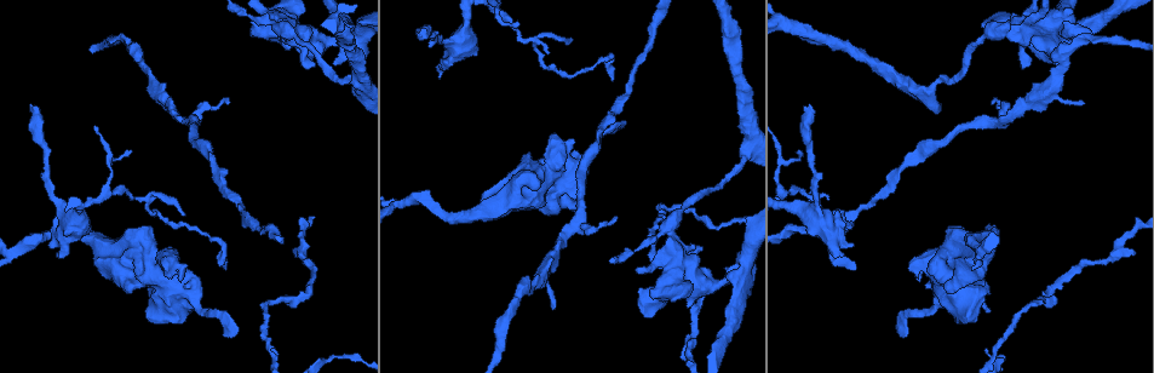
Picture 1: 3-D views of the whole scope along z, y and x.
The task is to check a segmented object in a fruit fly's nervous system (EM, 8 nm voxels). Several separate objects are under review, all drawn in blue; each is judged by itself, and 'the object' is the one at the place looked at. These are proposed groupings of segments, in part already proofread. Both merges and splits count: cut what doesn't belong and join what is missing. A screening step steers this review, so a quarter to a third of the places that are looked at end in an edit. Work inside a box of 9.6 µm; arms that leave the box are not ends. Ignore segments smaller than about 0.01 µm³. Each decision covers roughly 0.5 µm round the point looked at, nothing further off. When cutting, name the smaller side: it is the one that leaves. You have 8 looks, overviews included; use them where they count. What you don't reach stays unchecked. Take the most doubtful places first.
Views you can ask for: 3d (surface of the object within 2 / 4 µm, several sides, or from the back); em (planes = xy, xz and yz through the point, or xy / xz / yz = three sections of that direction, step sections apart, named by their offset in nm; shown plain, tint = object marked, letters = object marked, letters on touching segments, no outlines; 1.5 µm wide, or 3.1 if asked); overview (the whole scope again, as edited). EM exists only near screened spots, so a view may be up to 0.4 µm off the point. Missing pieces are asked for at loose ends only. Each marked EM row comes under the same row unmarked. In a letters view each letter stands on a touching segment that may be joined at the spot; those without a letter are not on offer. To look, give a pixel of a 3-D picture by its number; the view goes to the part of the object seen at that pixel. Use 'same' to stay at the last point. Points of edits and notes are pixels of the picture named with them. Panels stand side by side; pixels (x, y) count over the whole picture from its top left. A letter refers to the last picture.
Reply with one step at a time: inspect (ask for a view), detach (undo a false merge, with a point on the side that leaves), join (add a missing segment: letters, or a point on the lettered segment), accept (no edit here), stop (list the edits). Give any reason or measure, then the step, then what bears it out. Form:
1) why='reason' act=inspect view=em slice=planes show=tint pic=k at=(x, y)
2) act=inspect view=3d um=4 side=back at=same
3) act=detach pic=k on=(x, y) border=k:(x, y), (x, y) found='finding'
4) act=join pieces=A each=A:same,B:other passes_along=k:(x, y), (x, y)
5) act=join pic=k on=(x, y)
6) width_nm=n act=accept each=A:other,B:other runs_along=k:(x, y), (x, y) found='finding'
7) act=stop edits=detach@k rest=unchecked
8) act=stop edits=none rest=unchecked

why='free end' act=inspect view=3d um=2 pic=1 at=(30, 105)

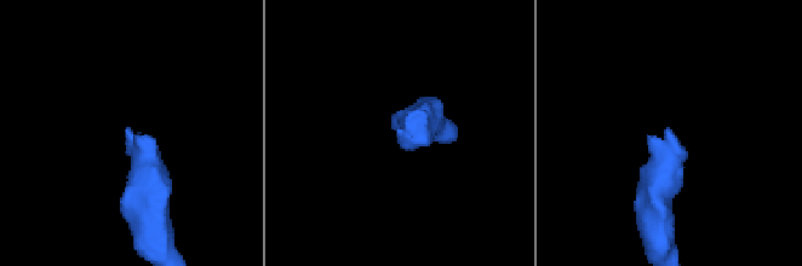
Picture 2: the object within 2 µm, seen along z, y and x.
act=inspect view=em slice=planes show=letters pic=2 at=(401, 130)

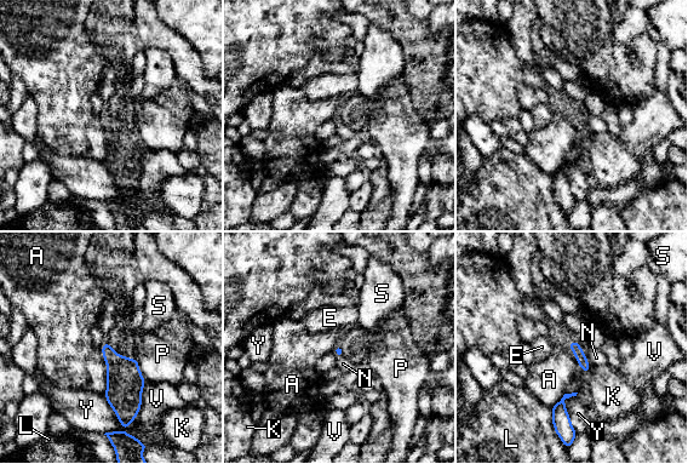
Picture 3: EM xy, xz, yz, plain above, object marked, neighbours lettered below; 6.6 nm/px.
act=accept each=A:other,E:other,K:other,L:other,N:other,P:other,S:other,V:other,Y:other found='none of them fits'

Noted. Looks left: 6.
why='arms part here' act=inspect view=3d um=4 pic=1 at=(184, 123)

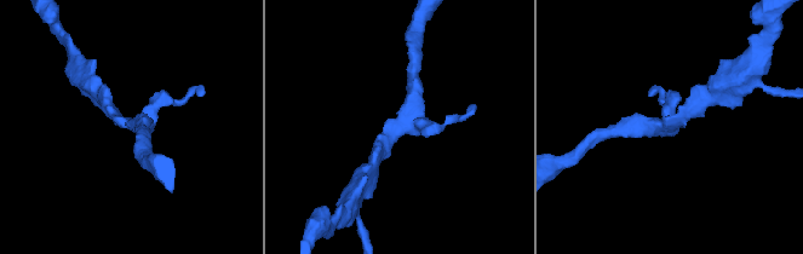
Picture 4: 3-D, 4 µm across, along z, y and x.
why='now the EM' act=inspect view=em slice=planes show=letters pic=4 at=(406, 121)

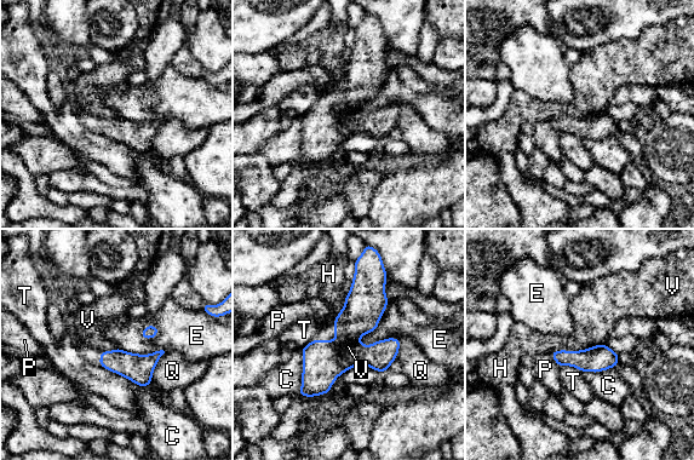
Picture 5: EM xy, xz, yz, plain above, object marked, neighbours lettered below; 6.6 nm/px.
act=accept each=C:other,E:other,H:other,P:other,Q:other,T:other,V:other border=5:(302, 349), (302, 386), (297, 394) found='continuous, no second neuron'

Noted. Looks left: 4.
why='sharp bend' act=inspect view=em slice=planes show=tint pic=1 at=(282, 30)

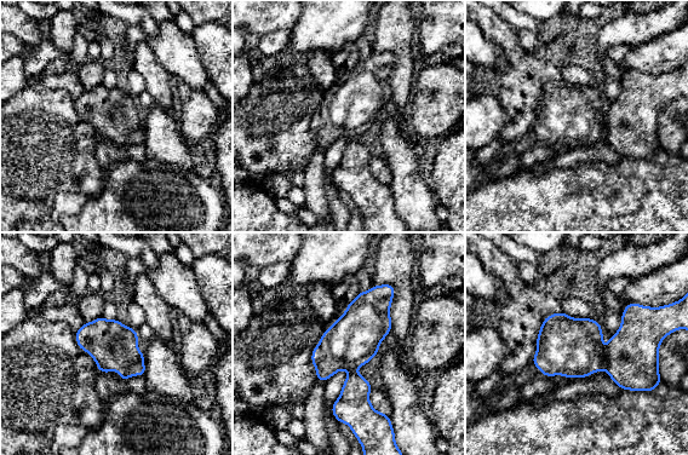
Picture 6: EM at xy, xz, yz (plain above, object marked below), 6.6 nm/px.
act=inspect view=em slice=planes show=letters at=same

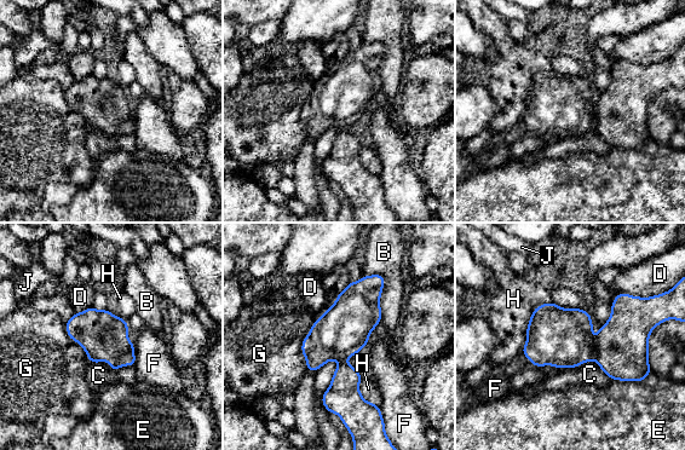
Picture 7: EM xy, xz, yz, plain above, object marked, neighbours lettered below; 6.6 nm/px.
act=detach pic=7 on=(562, 338) each=B:other,C:other,D:other,E:other,F:other,G:other,H:other,J:other border=7:(594, 338), (592, 357) found='a second neuron is stuck on'

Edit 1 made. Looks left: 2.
act=stop edits=detach@7 rest=unchecked

